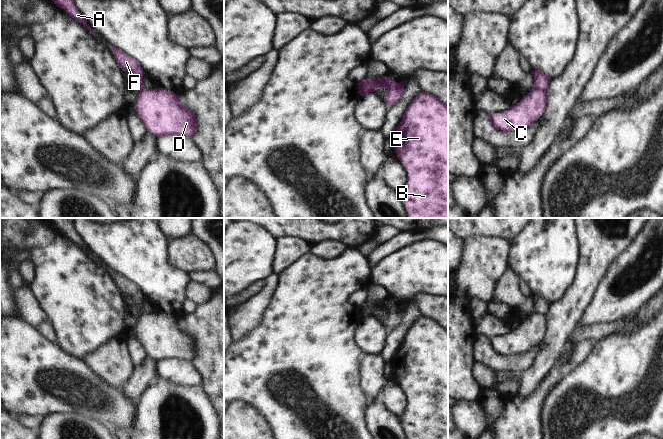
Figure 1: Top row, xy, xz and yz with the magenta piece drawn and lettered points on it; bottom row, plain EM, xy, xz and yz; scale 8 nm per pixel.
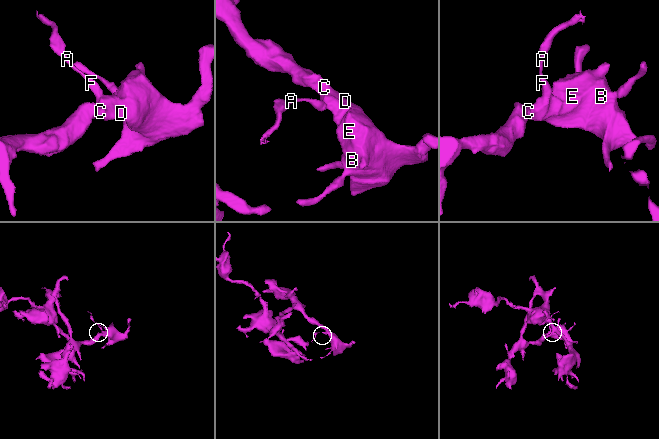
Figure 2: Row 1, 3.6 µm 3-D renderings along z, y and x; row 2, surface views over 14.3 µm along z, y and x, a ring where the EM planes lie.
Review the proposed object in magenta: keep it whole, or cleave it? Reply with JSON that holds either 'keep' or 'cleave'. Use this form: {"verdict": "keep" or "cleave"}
{"verdict": "cleave"}

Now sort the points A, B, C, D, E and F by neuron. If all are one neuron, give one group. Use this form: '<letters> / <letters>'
A F / B C D E

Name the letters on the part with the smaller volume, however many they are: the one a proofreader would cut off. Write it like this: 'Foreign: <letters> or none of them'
Foreign: A, F

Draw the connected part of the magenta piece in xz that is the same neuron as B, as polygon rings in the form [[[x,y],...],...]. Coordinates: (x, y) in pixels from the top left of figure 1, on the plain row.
[[[422,315],[408,329],[391,363],[397,382],[408,396],[408,407],[402,417],[408,439],[448,439],[448,329]]]

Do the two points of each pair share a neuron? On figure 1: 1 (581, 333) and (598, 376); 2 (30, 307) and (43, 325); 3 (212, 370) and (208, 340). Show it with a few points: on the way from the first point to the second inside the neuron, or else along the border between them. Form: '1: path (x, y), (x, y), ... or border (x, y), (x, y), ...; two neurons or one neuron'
1: border (612, 328), (593, 343); two neurons
2: path (32, 311), (41, 321); one neuron
3: path (212, 363), (212, 347); one neuron

